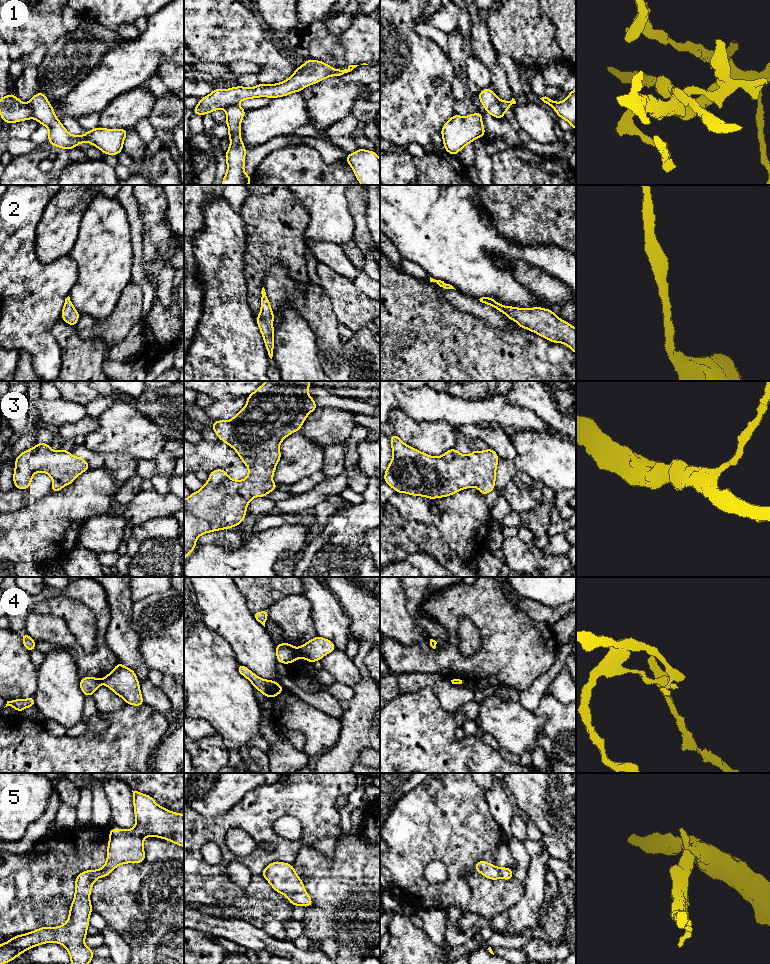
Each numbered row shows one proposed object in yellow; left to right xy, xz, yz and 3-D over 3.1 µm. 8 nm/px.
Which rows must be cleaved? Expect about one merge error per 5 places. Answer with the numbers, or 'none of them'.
1, 4

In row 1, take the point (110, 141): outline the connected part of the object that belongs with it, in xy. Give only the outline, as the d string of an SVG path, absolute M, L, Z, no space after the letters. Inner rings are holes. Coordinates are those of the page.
M36 93L29 101L33 110L33 119L49 129L49 144L61 149L75 149L78 144L88 142L106 155L117 156L122 152L123 143L129 130L106 129L97 127L85 135L70 134L55 115L46 95Z

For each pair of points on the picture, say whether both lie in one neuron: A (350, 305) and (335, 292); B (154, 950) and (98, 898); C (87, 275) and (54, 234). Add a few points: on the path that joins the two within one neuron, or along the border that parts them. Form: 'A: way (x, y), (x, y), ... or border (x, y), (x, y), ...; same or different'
A: way (346, 301), (339, 294); same
B: way (140, 936), (112, 908); same
C: border (78, 230), (76, 241), (68, 254); different

